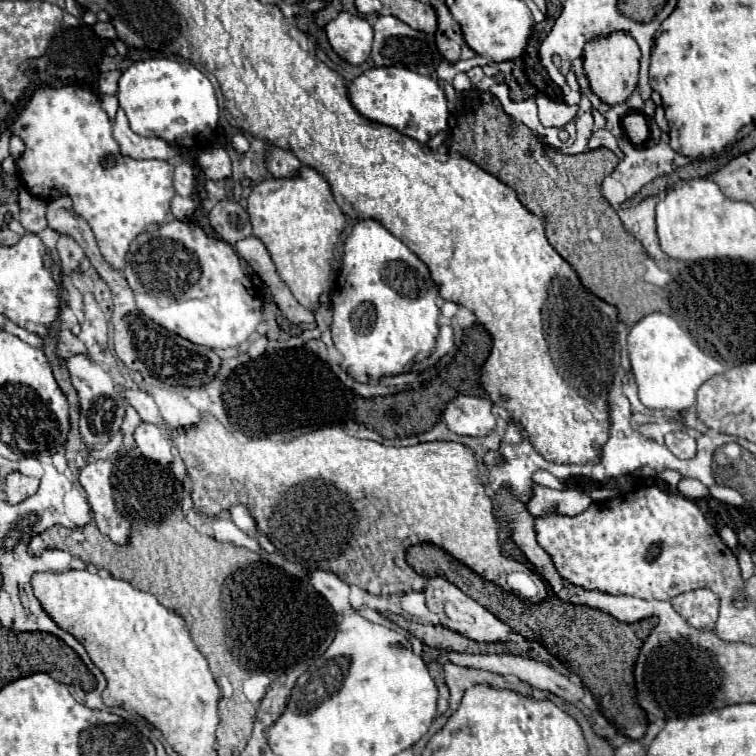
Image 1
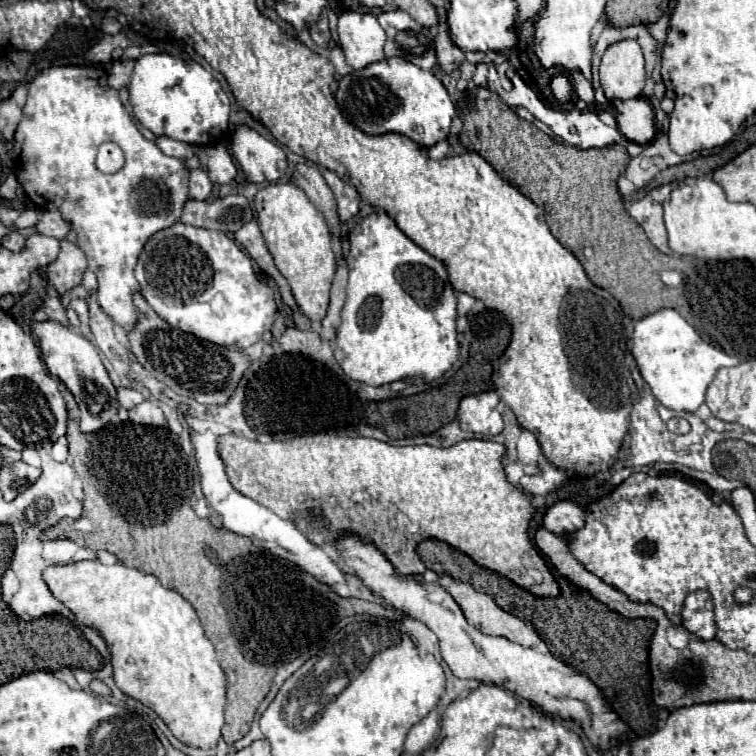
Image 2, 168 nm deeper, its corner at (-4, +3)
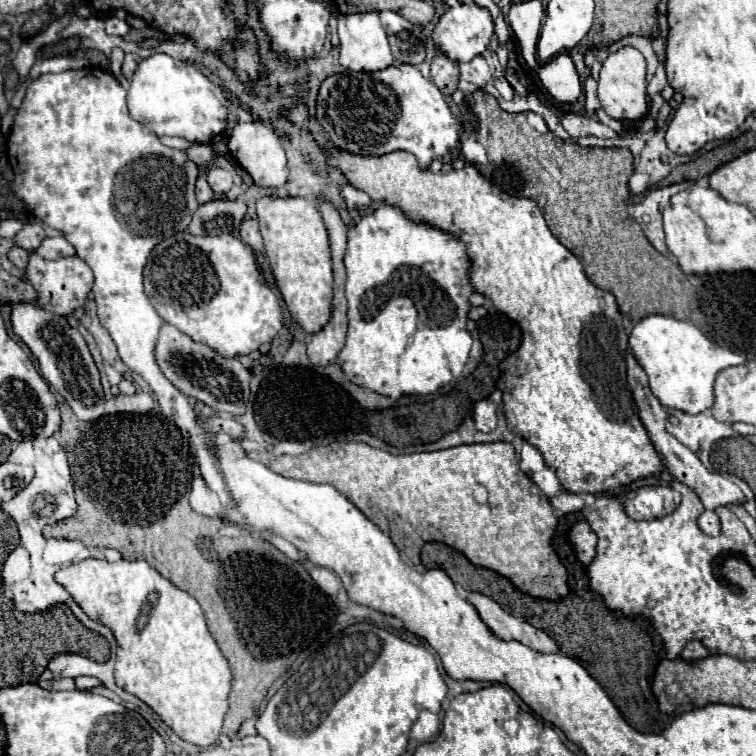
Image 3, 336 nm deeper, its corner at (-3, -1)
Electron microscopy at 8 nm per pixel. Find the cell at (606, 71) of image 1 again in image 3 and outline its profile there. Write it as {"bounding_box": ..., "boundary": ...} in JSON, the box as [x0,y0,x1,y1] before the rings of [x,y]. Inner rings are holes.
{"bounding_box":[598,48,648,121],"boundary":[[[620,48],[618,52],[610,54],[606,58],[606,62],[602,64],[602,72],[598,78],[598,98],[600,104],[604,108],[604,112],[614,118],[614,120],[624,120],[637,118],[634,121],[642,120],[642,108],[644,108],[644,116],[648,109],[648,100],[646,100],[646,60],[644,56],[632,48]],[[640,108],[640,114],[638,114]]]}

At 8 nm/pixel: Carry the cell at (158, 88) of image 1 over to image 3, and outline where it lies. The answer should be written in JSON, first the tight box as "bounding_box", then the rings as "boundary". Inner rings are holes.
{"bounding_box":[126,54,226,144],"boundary":[[[154,54],[140,62],[132,76],[126,102],[132,120],[158,136],[182,136],[198,144],[208,144],[226,128],[222,88],[212,84],[198,68],[166,54]]]}

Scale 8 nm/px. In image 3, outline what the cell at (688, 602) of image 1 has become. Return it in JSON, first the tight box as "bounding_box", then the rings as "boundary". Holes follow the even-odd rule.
{"bounding_box":[680,640,710,662],"boundary":[[[692,640],[690,644],[686,644],[684,650],[682,650],[682,654],[680,654],[680,658],[682,658],[684,662],[696,662],[696,660],[704,660],[704,658],[708,658],[708,656],[710,656],[708,648],[704,648],[698,640]]]}

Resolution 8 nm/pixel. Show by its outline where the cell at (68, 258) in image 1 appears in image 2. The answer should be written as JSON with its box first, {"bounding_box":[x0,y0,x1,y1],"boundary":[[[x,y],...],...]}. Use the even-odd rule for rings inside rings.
{"bounding_box":[47,238,87,294],"boundary":[[[63,238],[57,260],[47,266],[49,284],[59,294],[63,294],[63,292],[75,288],[77,284],[81,284],[85,268],[87,268],[85,252],[75,242],[69,242],[67,238]]]}

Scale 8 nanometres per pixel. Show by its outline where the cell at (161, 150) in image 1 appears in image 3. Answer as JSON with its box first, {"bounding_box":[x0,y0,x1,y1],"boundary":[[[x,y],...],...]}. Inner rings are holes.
{"bounding_box":[186,144,216,166],"boundary":[[[198,144],[198,146],[194,146],[194,148],[186,150],[186,152],[188,152],[188,158],[198,166],[208,164],[212,158],[216,158],[216,152],[208,144]]]}

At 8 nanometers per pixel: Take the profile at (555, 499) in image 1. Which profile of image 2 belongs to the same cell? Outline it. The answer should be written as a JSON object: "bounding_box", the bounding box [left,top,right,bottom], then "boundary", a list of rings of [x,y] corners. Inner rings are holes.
{"bounding_box":[543,500,585,536],"boundary":[[[573,500],[555,502],[553,506],[549,506],[545,510],[545,516],[543,516],[543,526],[557,536],[573,532],[573,530],[581,528],[583,524],[585,524],[585,512]]]}

